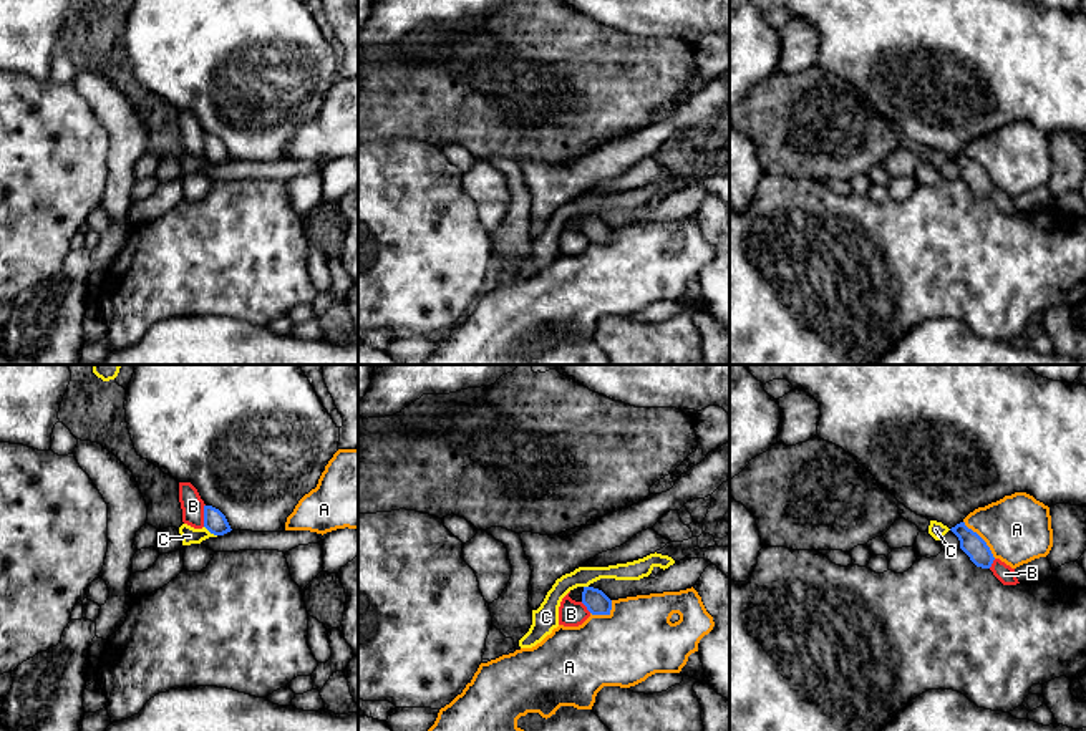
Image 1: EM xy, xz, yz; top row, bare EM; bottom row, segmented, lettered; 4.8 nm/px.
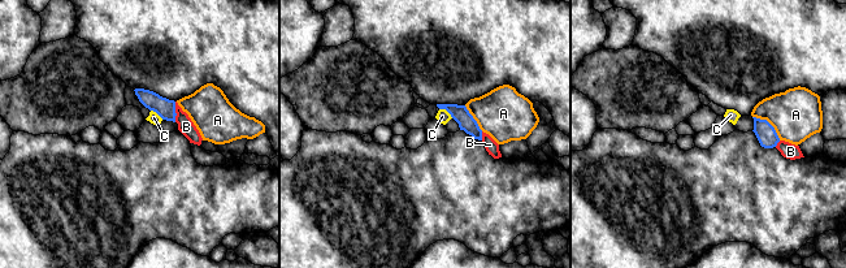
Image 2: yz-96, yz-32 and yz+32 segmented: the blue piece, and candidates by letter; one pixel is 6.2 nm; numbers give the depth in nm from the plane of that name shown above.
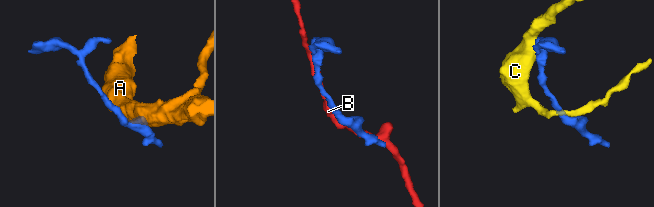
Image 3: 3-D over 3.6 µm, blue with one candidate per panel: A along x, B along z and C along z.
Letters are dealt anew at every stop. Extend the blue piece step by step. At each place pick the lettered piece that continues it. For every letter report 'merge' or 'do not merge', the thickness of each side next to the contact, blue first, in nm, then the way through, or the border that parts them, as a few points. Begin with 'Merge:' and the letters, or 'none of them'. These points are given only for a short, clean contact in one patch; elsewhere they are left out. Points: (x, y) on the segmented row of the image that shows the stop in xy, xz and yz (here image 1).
Merge: none of them
A: do not merge; calibres 110 and 320 nm
B: do not merge; calibres 110 and 110 nm
C: do not merge; calibres 110 and 80 nm; border xy (204, 526), (216, 536)

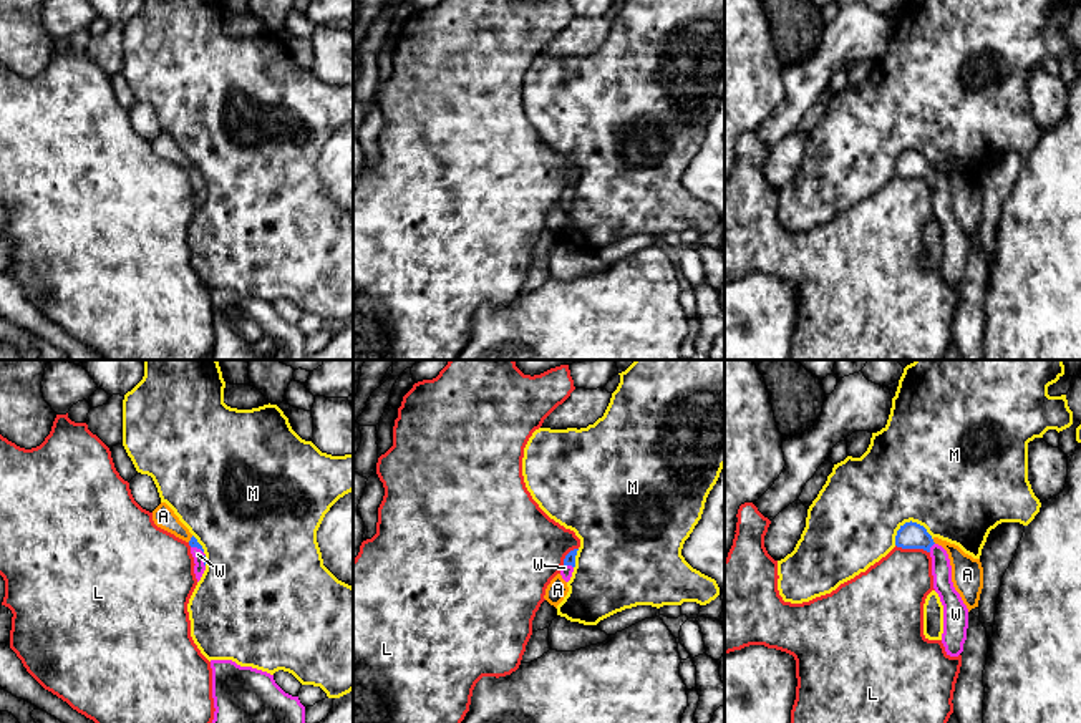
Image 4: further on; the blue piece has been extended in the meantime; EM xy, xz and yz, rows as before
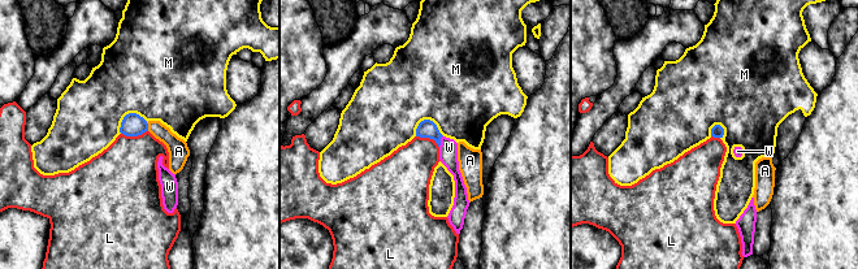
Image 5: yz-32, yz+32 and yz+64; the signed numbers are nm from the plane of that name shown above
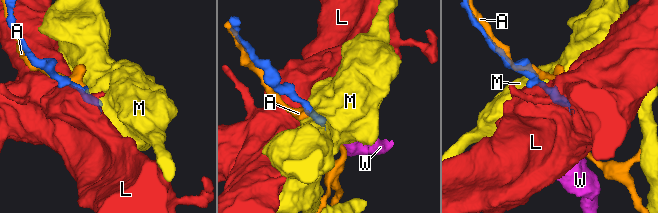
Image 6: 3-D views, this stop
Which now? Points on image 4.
Merge: W
A: do not merge; calibres 130 and 160 nm
L: do not merge; calibres 130 and 340 nm
M: do not merge; calibres 130 and 500 nm
W: merge; calibres 50 and 60 nm; way xz (569, 559), (569, 564), (566, 571)

